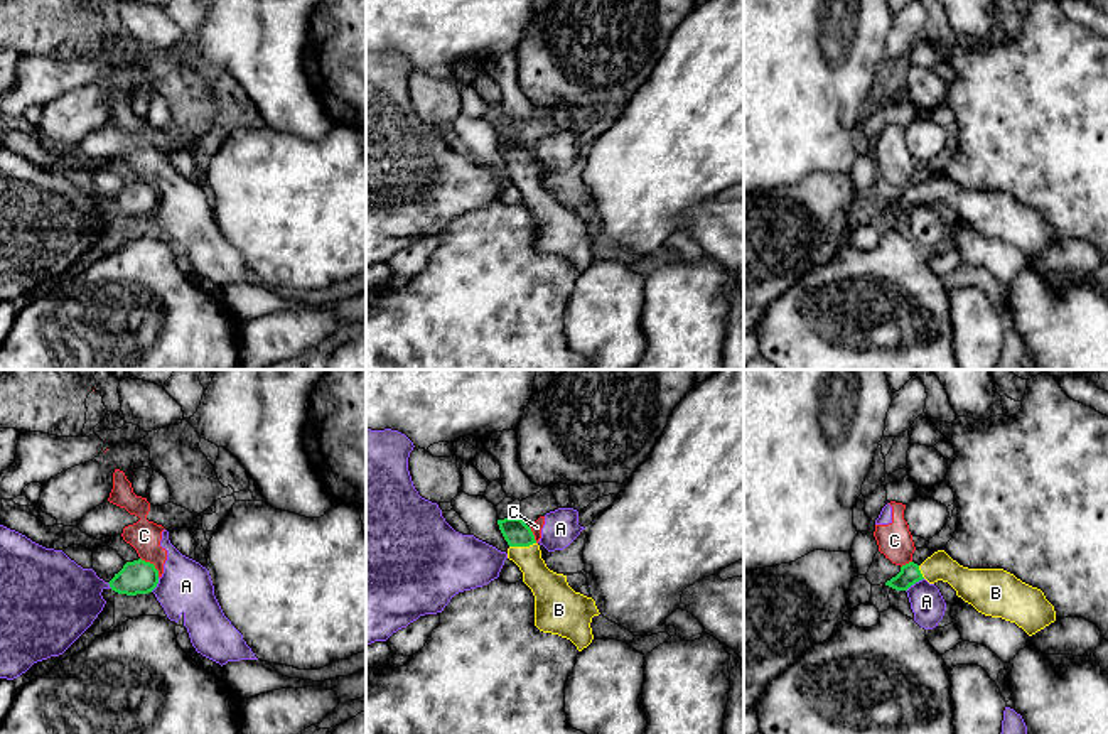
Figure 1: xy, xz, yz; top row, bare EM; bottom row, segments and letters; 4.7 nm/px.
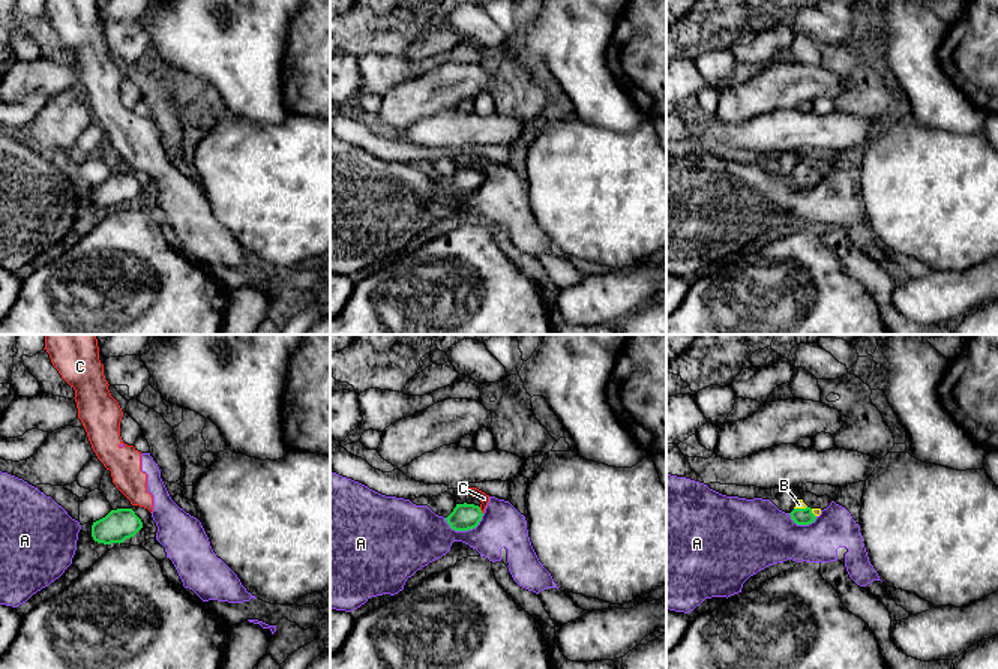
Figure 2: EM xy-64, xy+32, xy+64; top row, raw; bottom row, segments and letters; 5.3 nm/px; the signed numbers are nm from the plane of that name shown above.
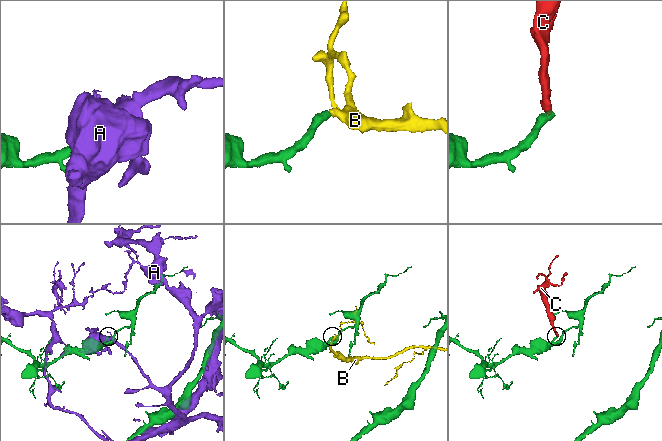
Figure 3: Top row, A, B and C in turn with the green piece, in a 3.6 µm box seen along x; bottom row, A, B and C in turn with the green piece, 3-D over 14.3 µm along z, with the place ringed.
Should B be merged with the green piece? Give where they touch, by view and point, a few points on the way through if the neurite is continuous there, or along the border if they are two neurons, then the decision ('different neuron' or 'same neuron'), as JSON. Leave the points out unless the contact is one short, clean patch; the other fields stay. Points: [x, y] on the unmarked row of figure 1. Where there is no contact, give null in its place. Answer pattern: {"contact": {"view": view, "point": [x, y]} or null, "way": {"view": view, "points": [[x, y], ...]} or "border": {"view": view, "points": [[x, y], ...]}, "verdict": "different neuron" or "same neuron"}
{"contact": {"view": "xz", "point": [521, 167]}, "way": {"view": "xz", "points": [[515, 152], [521, 167], [535, 196], [550, 211]]}, "verdict": "same neuron"}

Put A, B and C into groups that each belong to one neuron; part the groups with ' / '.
A C / B

